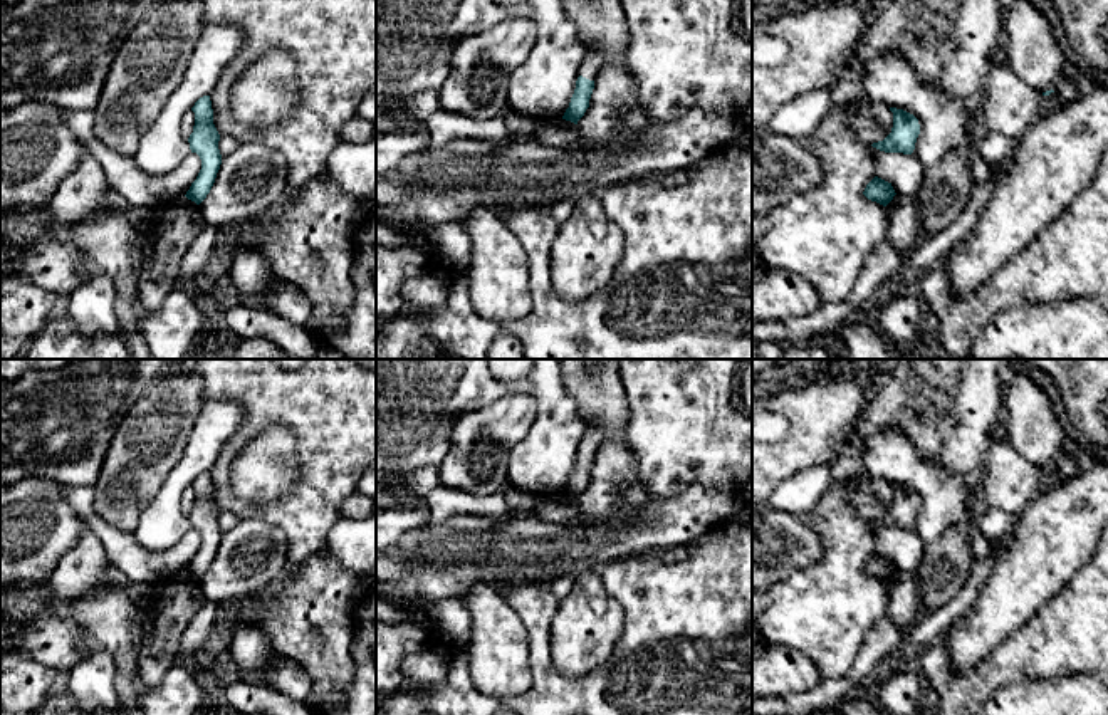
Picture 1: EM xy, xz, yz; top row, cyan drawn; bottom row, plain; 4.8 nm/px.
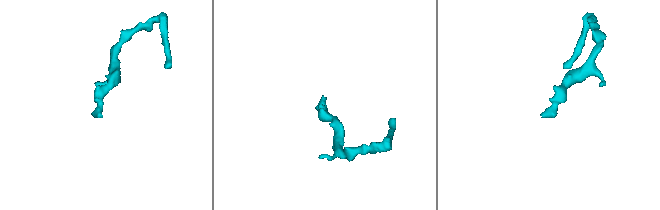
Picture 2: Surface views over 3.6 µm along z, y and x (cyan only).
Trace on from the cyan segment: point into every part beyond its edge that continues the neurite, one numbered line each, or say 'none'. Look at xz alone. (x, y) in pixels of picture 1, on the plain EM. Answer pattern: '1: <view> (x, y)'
1: xz (593, 438)

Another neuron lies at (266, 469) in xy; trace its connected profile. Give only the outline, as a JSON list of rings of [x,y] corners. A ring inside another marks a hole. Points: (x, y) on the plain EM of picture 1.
[[[270,425],[232,463],[235,498],[248,505],[267,505],[289,495],[301,477],[297,460],[294,433],[284,425]]]

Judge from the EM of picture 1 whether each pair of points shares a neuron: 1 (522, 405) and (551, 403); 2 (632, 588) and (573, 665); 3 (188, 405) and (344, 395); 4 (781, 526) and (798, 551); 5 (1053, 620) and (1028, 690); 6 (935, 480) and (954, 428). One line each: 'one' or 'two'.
1: two
2: two
3: two
4: one
5: two
6: two

